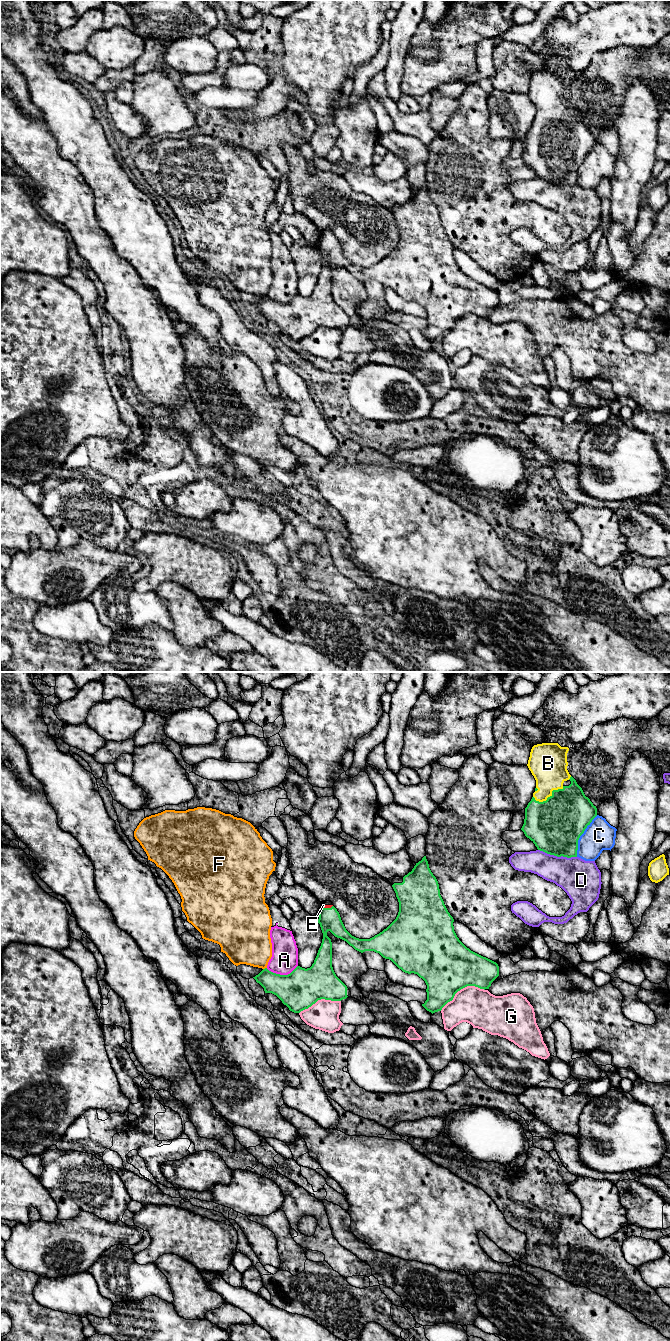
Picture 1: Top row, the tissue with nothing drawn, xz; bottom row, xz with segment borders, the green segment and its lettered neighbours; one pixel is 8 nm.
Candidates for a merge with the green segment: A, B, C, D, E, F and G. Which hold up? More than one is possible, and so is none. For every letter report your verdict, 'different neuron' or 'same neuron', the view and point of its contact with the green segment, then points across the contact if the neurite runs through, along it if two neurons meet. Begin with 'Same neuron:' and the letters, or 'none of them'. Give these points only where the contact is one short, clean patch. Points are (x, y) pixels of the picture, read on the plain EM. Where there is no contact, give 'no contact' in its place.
Same neuron: B, E
A: different neuron; contact xz (281, 303)
B: same neuron; contact xz (550, 124)
C: different neuron; contact xz (580, 163)
D: different neuron; contact xz (557, 184)
E: same neuron; contact xz (326, 236); way xz (329, 247), (326, 236), (323, 233)
F: different neuron; contact xz (265, 296)
G: different neuron; contact xz (461, 316)

